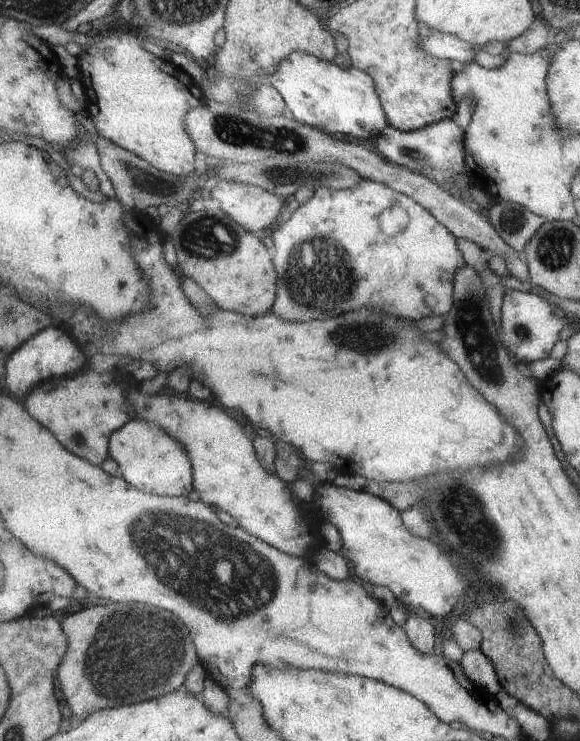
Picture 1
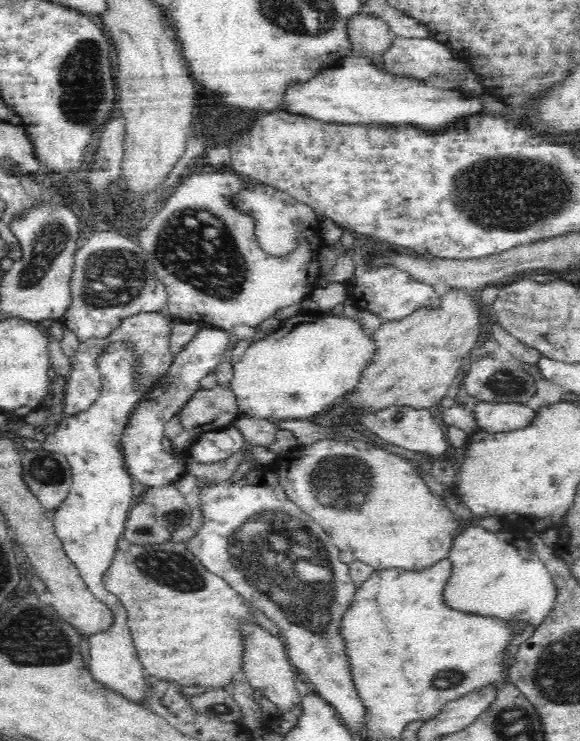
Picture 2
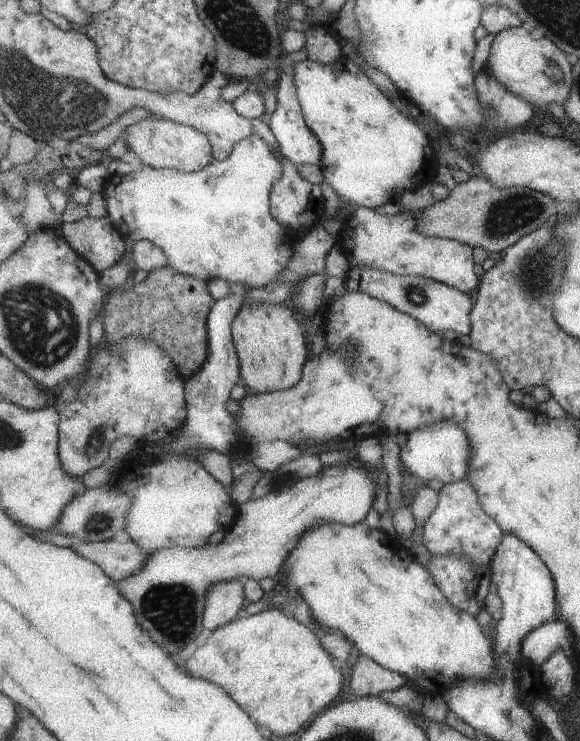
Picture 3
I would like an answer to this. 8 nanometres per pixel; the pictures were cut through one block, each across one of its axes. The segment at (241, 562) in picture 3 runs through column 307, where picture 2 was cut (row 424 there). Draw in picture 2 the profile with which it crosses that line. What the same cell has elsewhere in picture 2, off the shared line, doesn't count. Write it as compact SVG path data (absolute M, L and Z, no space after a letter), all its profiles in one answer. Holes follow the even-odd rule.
M489 403L473 405L478 426L490 434L527 428L538 417L537 411L518 403Z

